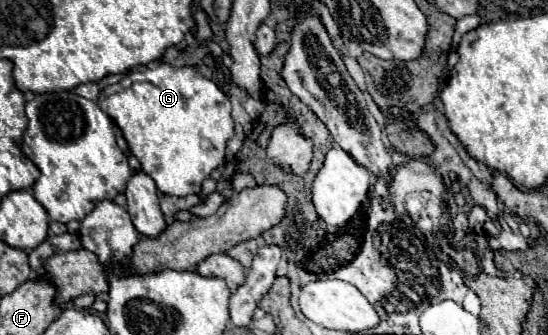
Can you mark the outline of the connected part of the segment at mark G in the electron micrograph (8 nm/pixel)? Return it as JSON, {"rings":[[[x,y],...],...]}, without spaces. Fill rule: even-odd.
{"rings":[[[157,64],[143,74],[129,74],[117,84],[107,86],[97,104],[103,112],[107,112],[123,132],[129,150],[141,162],[145,174],[149,174],[157,190],[169,196],[187,196],[199,194],[203,180],[211,176],[213,170],[225,164],[225,148],[233,138],[233,118],[231,118],[231,102],[217,88],[215,82],[201,76],[193,66],[169,66]]]}

